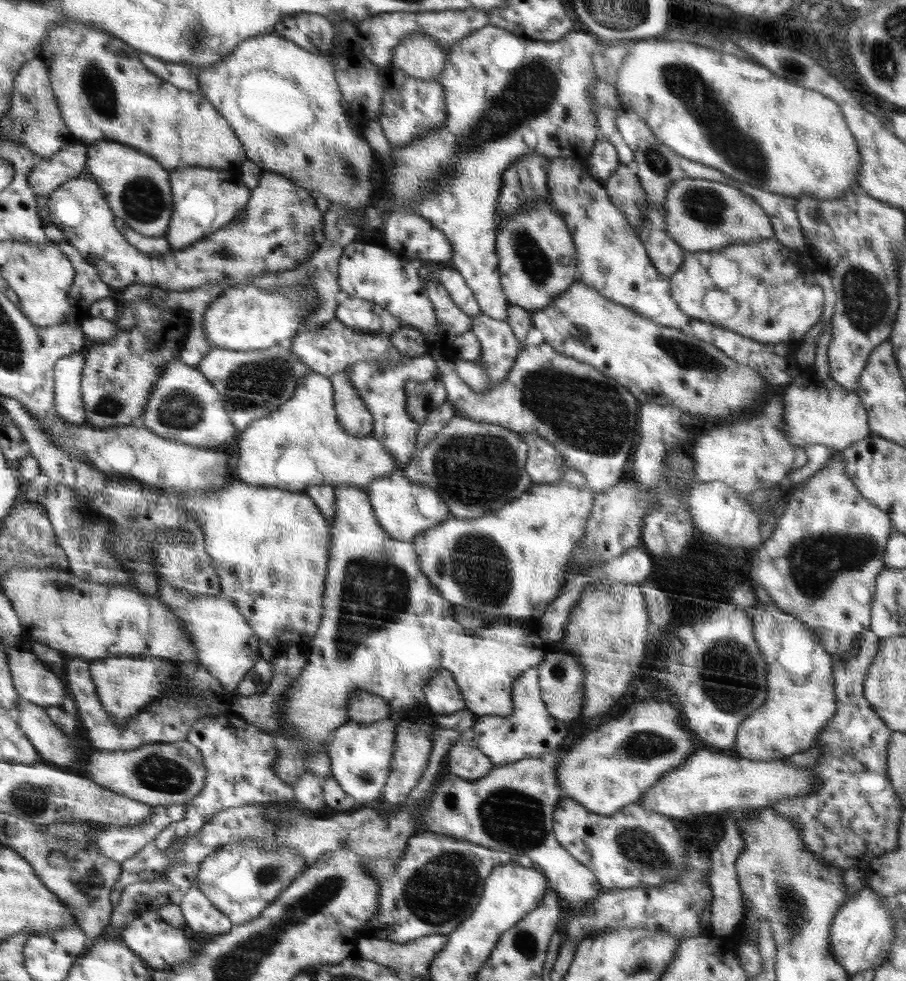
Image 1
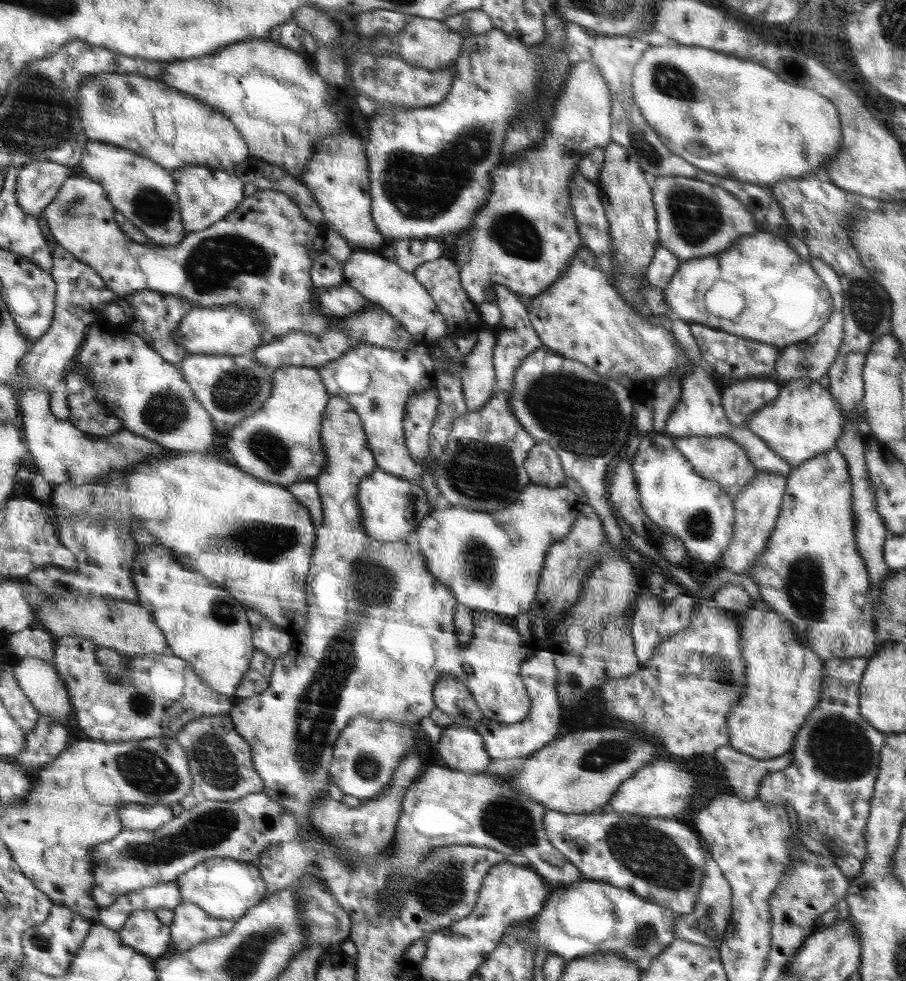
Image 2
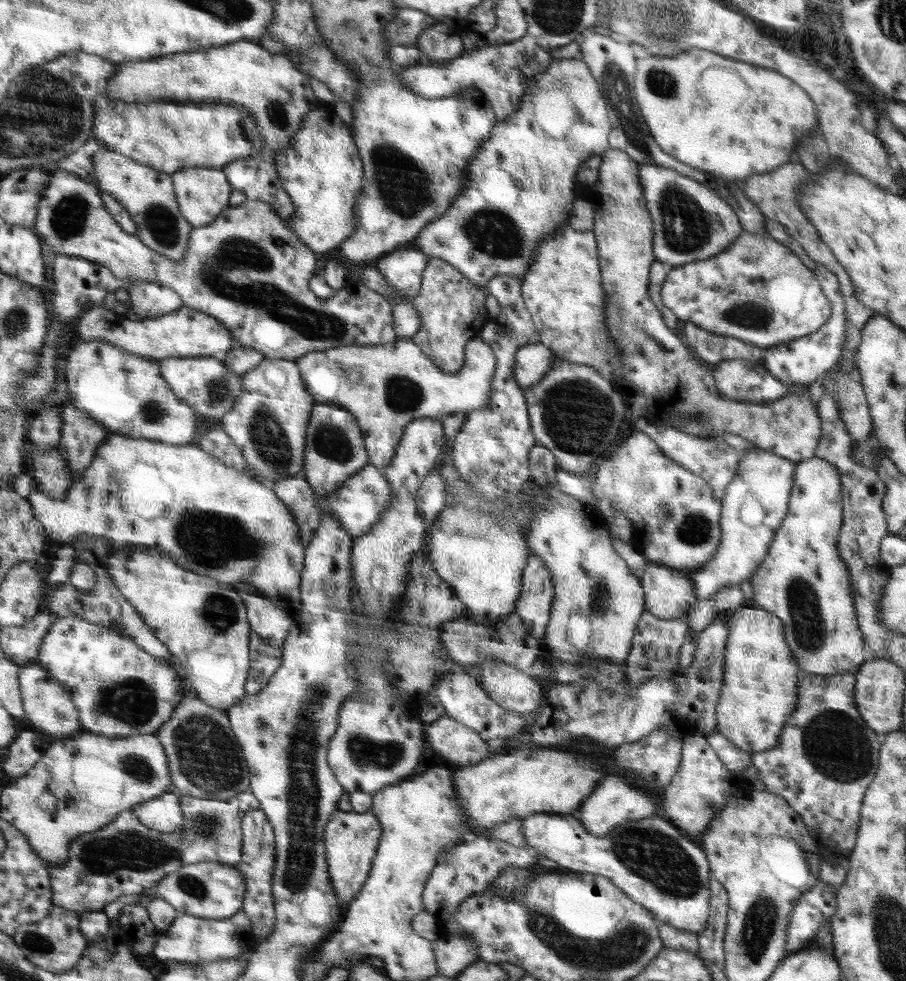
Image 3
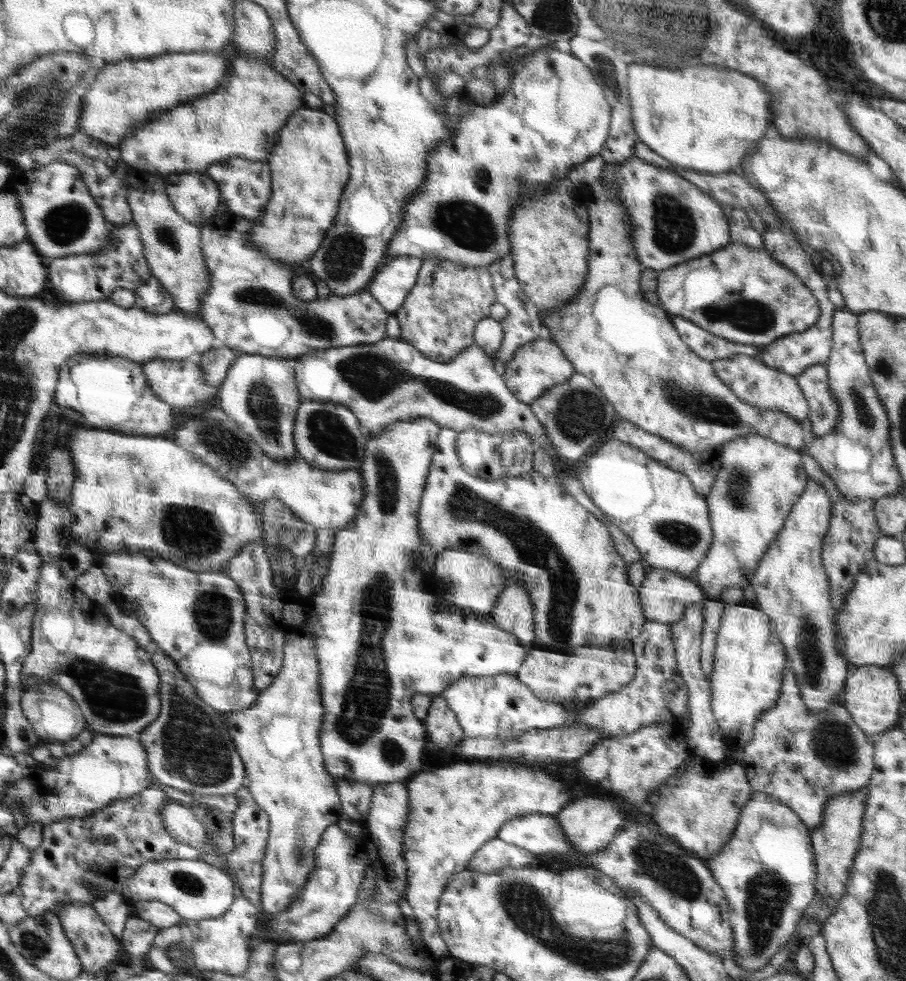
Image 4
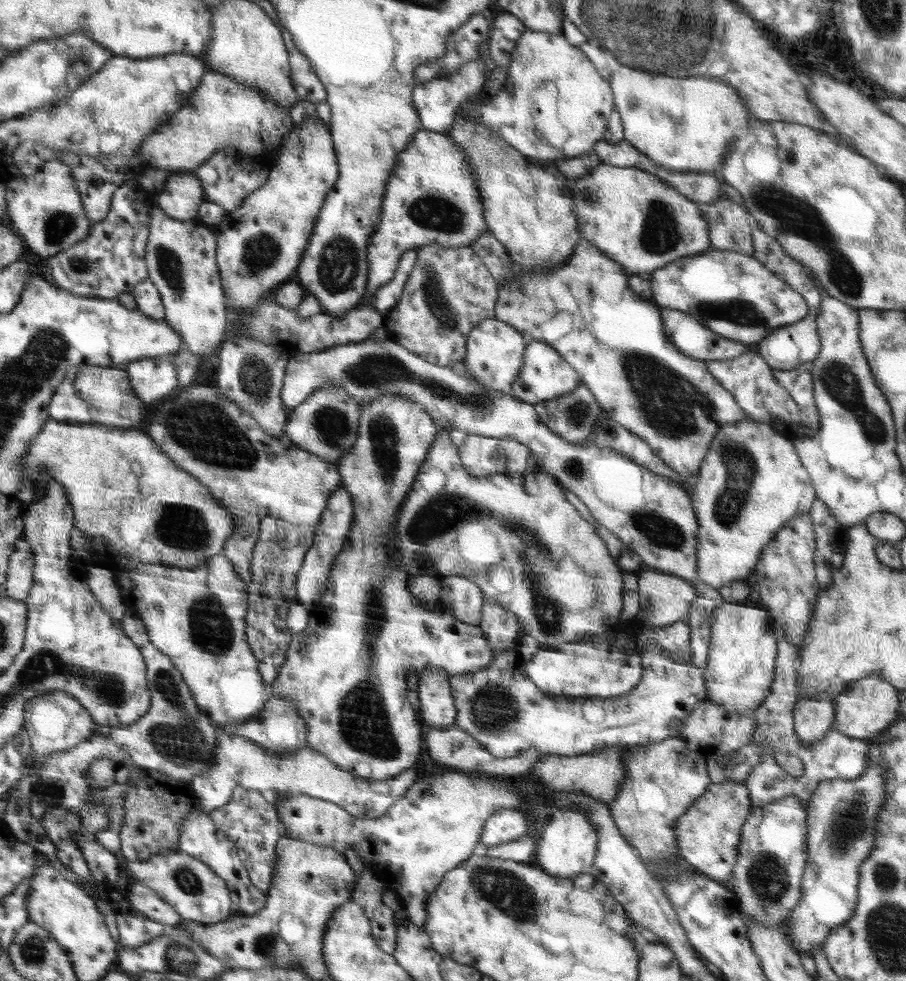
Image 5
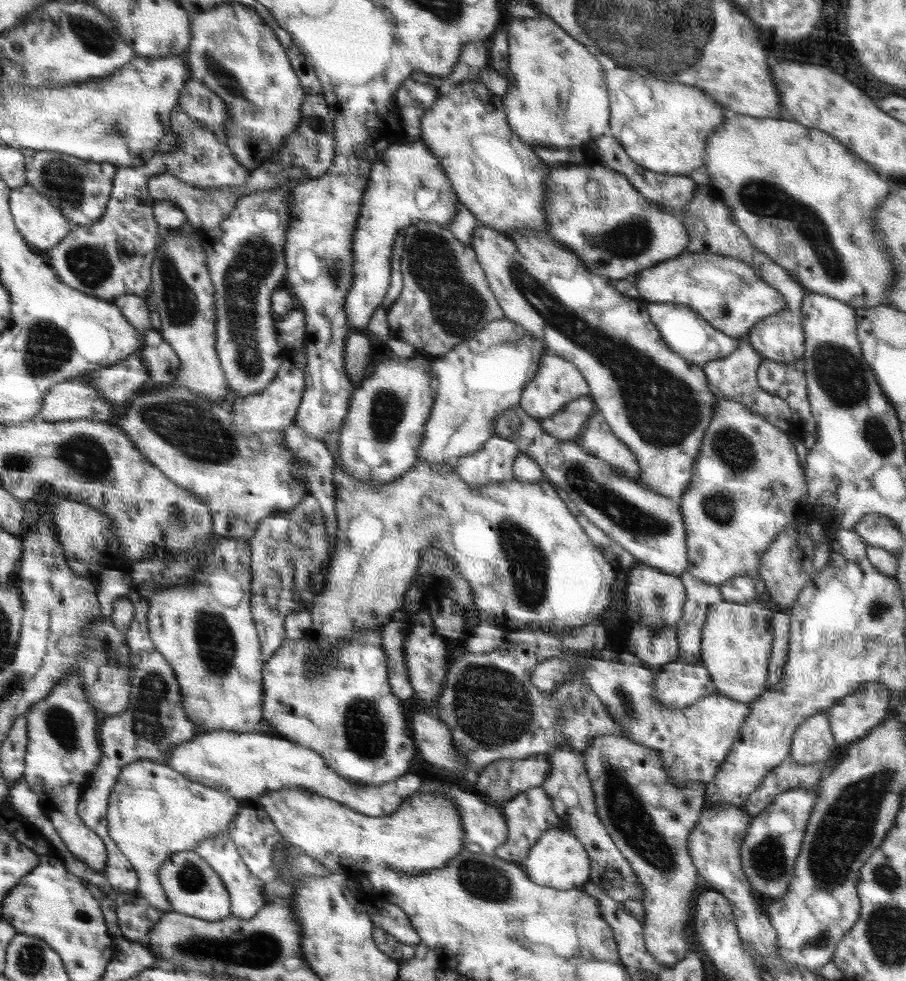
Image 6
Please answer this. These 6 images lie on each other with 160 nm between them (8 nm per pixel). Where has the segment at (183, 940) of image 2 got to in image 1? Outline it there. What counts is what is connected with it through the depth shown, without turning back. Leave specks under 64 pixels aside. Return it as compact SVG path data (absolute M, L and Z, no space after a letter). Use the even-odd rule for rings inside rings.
M198 884L190 888L183 896L183 902L179 905L185 924L192 932L206 932L210 934L222 934L231 930L234 926L229 916L212 904L210 897L200 892Z

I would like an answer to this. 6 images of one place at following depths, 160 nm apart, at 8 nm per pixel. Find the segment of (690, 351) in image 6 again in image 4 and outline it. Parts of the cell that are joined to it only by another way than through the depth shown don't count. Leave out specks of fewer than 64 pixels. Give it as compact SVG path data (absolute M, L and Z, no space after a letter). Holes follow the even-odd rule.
M673 315L670 319L683 342L692 349L692 352L710 364L734 355L754 356L758 352L758 348L752 348L752 345L734 344L731 340L716 336L684 317Z

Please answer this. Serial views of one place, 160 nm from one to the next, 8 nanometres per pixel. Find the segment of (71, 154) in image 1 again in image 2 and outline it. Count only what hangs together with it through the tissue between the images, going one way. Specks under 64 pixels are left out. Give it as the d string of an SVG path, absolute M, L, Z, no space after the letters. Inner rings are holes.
M52 161L27 164L19 168L16 184L18 203L23 211L38 216L54 202L62 184L70 178L69 165Z

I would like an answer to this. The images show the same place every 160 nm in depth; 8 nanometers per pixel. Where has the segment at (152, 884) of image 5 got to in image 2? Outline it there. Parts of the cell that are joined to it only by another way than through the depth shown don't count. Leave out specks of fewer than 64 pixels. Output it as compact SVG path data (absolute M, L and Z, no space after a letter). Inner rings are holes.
M216 857L200 863L175 881L182 888L182 902L191 900L203 908L204 912L226 920L236 920L244 916L248 910L262 902L267 894L266 881L263 880L256 862L227 857Z

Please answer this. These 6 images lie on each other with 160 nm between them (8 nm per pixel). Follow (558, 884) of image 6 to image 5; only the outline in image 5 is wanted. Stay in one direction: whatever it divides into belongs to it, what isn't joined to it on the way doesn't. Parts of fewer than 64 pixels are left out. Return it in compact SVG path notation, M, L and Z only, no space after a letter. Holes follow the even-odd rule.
M575 810L554 811L545 824L536 848L536 864L550 876L574 878L579 874L590 872L595 856L599 852L599 837L595 824L592 824L584 812Z

